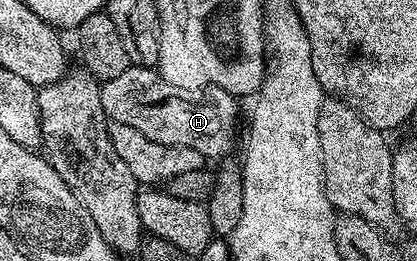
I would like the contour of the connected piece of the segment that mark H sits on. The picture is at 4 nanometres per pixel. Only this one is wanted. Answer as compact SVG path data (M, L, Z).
M130 65L124 72L120 72L120 76L101 83L100 100L110 122L128 124L128 128L144 132L144 136L148 136L148 140L156 140L156 144L194 148L200 152L203 160L225 159L229 155L226 153L234 146L234 137L238 134L239 99L235 95L215 86L206 86L202 90L178 90L165 82L157 69L149 66Z

